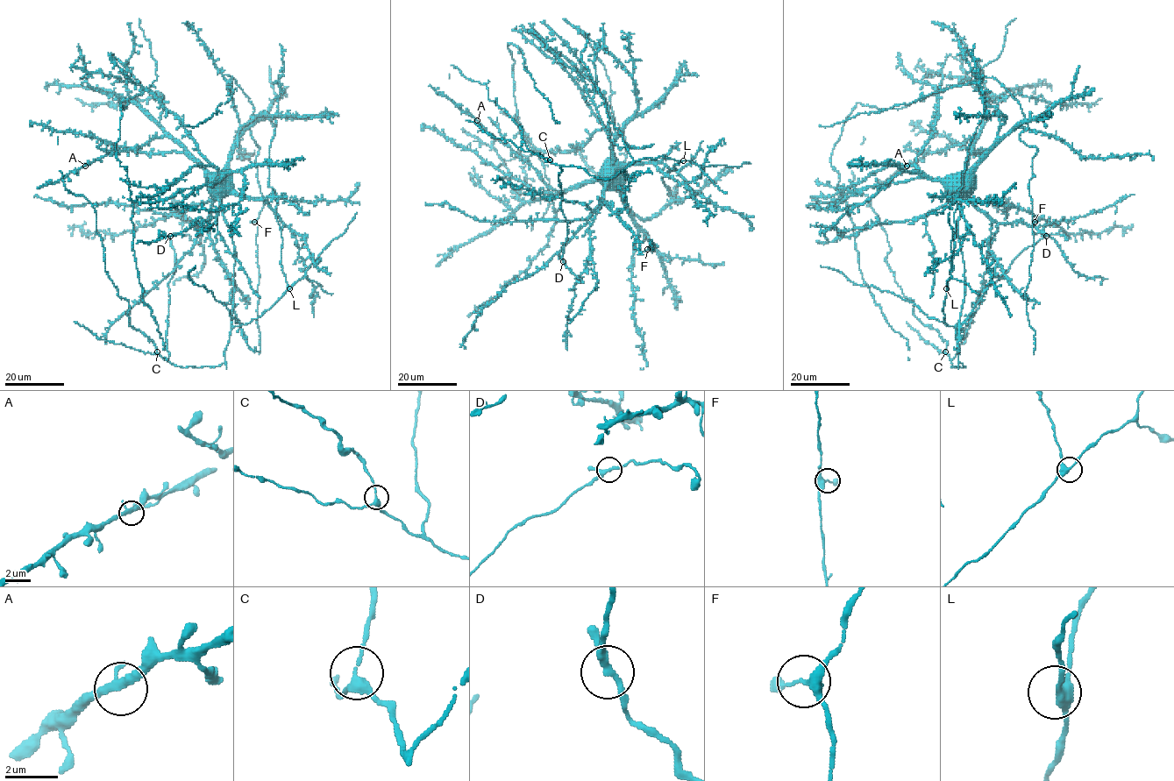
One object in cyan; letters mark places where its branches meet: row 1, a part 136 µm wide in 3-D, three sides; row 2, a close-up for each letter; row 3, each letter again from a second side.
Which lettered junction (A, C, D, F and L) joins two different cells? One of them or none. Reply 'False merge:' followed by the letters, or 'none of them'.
False merge: none of them

